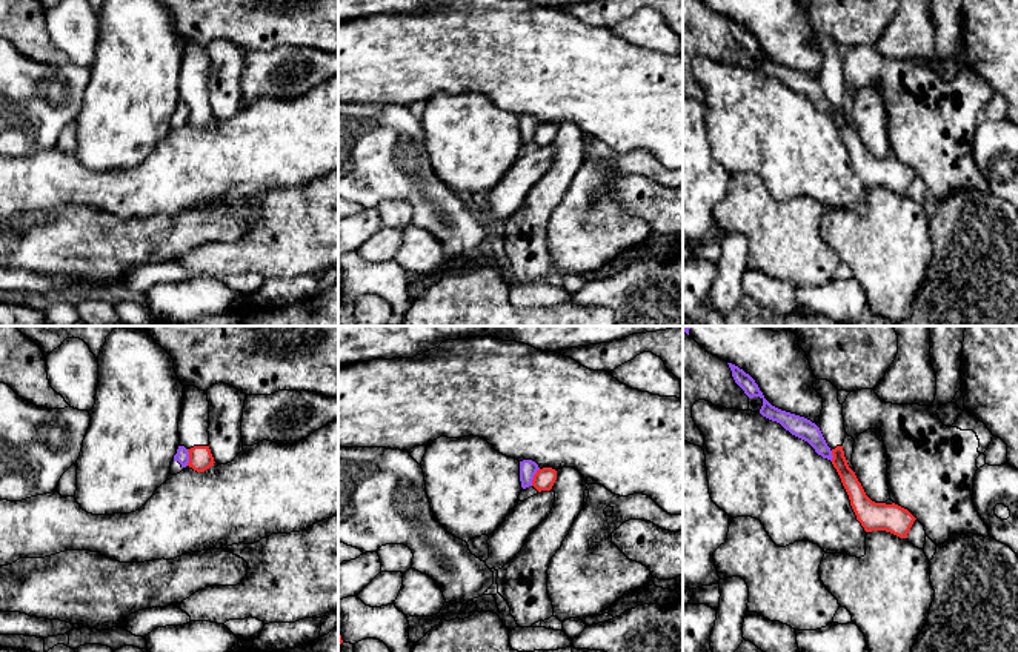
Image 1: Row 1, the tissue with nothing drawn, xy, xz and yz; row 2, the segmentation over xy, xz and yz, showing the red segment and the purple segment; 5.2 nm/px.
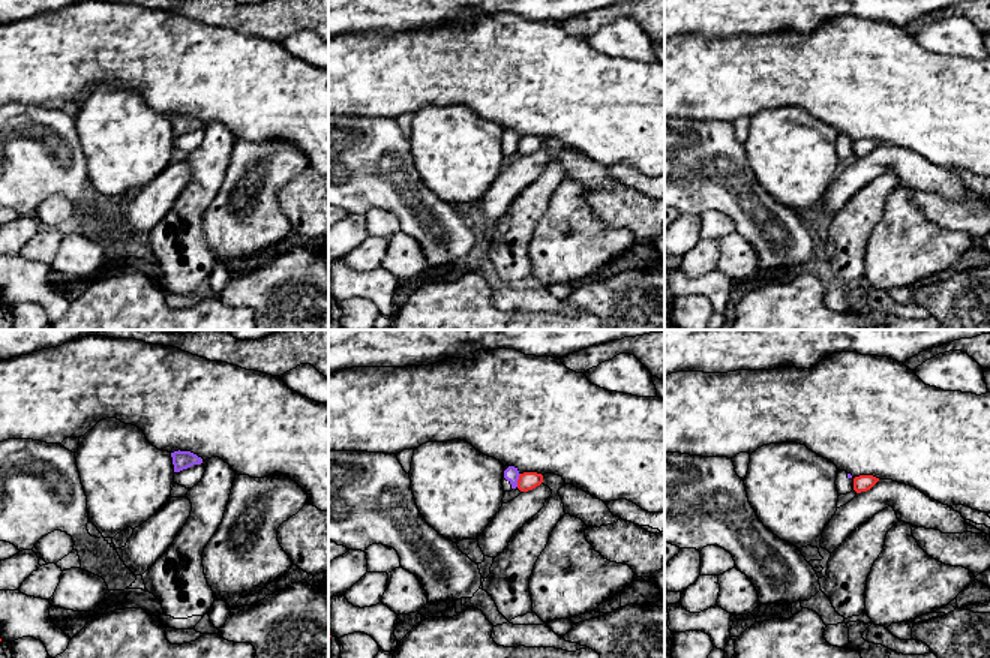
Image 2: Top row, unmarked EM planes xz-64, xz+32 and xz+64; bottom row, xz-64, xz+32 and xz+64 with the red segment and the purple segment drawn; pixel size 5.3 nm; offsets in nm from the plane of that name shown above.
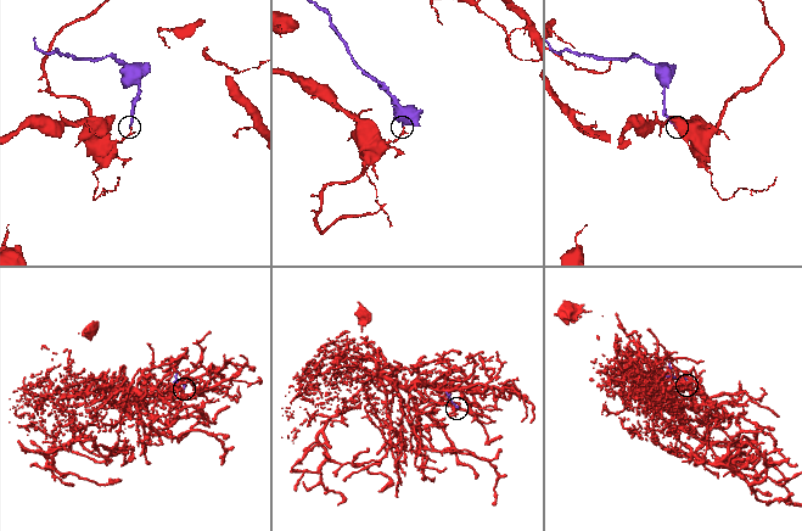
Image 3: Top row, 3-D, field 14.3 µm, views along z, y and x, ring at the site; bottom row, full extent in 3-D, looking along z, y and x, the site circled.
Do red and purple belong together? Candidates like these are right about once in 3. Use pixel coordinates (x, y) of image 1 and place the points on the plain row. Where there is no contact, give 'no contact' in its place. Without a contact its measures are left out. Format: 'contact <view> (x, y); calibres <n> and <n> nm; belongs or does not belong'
contact xz (534, 133); calibres 110 and 90 nm; does not belong

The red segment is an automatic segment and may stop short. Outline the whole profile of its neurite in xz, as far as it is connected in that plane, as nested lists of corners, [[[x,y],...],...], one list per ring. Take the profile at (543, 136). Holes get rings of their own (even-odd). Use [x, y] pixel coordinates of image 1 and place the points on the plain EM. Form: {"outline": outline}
{"outline": [[[543,123],[538,125],[534,131],[532,141],[541,148],[541,146],[551,146],[554,138],[557,135],[557,126],[552,123]]]}

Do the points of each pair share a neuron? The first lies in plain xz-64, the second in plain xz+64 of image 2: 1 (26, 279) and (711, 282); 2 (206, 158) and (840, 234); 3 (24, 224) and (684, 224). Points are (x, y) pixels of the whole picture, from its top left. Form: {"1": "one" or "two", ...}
{"1": "one", "2": "one", "3": "one"}

